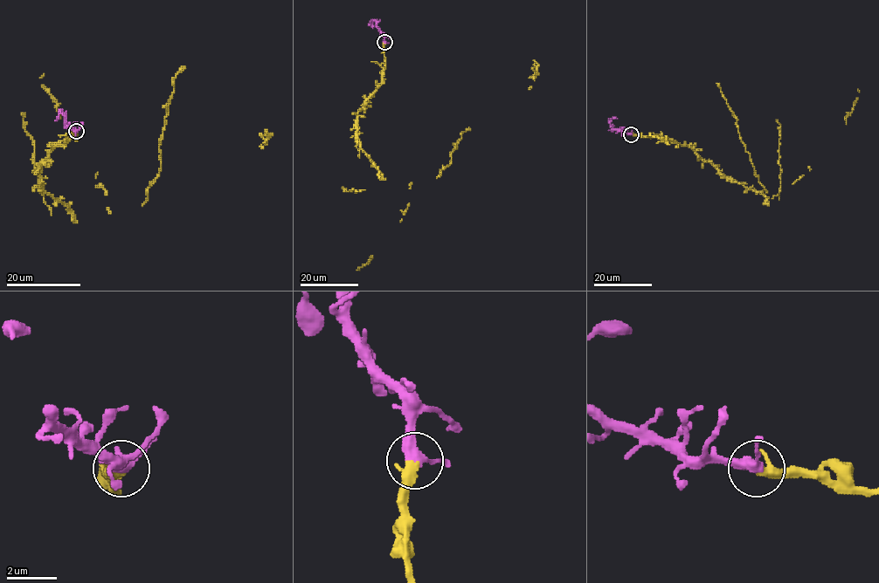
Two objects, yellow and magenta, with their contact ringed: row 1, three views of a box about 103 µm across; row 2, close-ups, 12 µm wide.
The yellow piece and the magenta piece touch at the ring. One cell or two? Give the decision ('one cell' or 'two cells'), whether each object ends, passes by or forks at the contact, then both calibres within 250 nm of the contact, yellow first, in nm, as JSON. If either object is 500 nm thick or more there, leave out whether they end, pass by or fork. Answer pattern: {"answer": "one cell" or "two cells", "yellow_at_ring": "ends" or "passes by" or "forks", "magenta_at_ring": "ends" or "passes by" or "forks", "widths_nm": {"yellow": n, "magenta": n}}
{"answer": "one cell", "yellow_at_ring": "ends", "magenta_at_ring": "passes by", "widths_nm": {"yellow": 440, "magenta": 380}}

